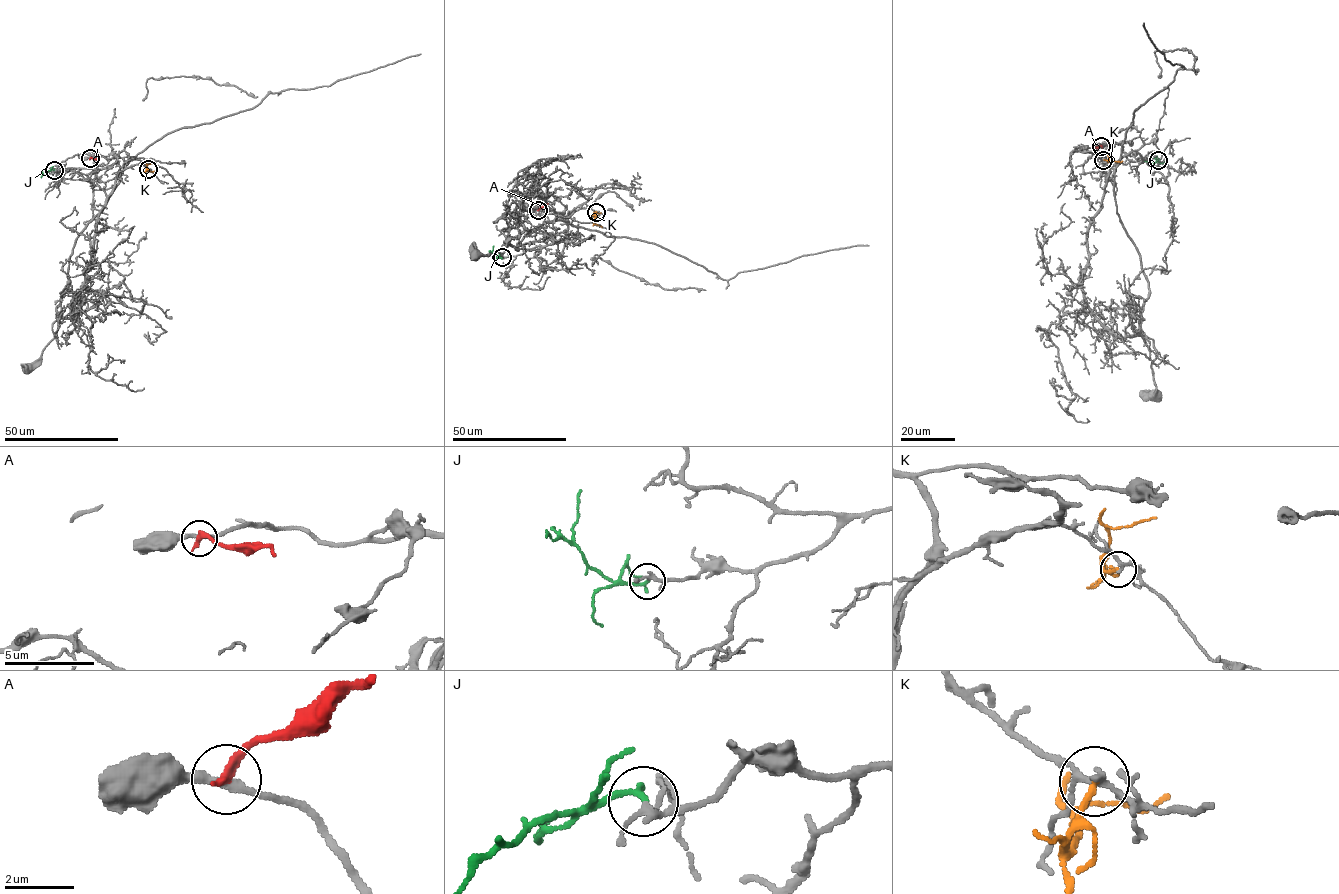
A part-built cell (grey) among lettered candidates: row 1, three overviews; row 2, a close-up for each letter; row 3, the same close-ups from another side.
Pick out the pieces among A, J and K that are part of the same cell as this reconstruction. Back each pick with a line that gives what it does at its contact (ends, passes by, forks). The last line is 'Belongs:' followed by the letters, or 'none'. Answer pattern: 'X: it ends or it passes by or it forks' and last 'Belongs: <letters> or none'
J: it ends
Belongs: J

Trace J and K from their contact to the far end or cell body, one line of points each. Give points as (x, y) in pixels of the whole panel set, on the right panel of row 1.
J: (1158, 160), (1144, 161)
K: (1104, 159), (1122, 161)

